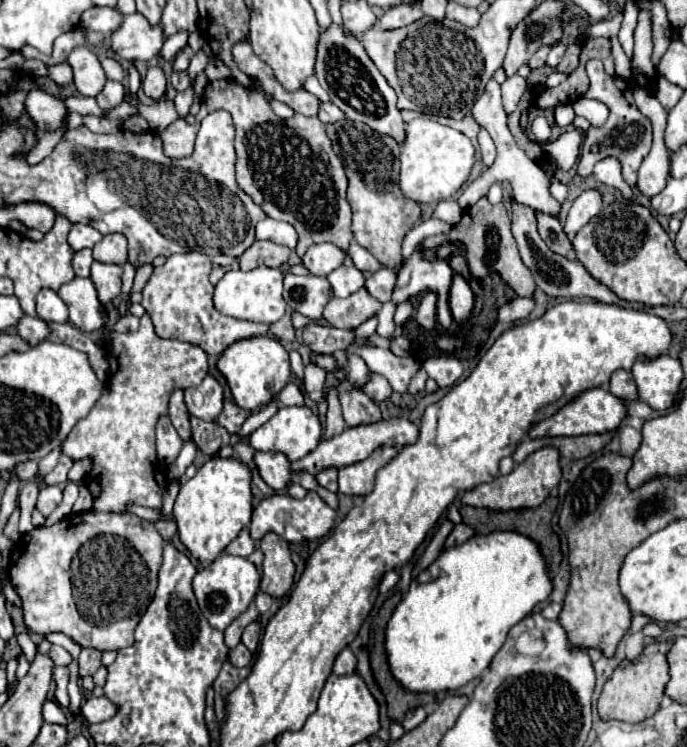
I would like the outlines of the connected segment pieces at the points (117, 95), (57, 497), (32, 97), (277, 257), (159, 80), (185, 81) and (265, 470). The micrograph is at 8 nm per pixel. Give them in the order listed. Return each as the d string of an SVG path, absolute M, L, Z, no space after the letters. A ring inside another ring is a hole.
M108 81L108 83L104 85L104 89L98 93L96 101L98 101L98 105L100 105L102 109L108 111L108 109L120 105L120 103L124 101L124 95L126 95L126 89L124 89L122 83L118 83L118 81Z
M44 487L40 489L40 495L38 495L38 503L36 503L36 509L48 517L62 501L62 489L60 487Z
M34 89L28 93L26 111L40 131L56 131L68 115L64 101L52 97L40 89Z
M254 241L240 257L240 269L242 271L250 271L250 269L256 269L260 265L264 267L282 267L288 257L290 257L292 249L288 249L286 245L278 245L278 243L272 243L272 241Z
M152 67L152 99L162 99L166 93L166 77L160 67Z
M184 71L184 73L172 73L170 83L172 83L172 87L174 87L176 91L186 91L186 89L190 87L190 77L188 77L186 71Z
M254 453L254 463L266 485L270 485L274 491L286 489L292 473L290 463L282 453Z

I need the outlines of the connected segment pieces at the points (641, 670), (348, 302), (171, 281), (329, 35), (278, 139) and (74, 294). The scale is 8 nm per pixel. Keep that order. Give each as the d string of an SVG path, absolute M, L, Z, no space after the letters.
M668 641L652 643L652 645L644 647L644 651L638 659L634 659L634 661L624 659L616 667L616 671L606 681L606 685L602 689L602 695L598 699L600 719L604 719L604 721L618 719L618 721L626 721L626 723L642 723L658 711L660 701L664 697L664 687L670 681L668 661L666 661L666 651L668 649L670 649Z
M360 289L346 299L332 297L324 307L322 317L338 329L356 329L368 317L374 317L380 307L382 305L374 297L368 297L366 289Z
M182 253L170 255L162 267L156 267L152 277L142 289L142 307L154 323L154 331L162 339L178 339L198 345L208 355L220 355L228 345L254 335L266 335L268 325L240 321L226 317L214 309L212 293L214 285L208 281L212 271L212 261L204 253Z
M332 25L320 33L318 41L318 59L316 59L316 77L320 85L328 91L334 105L338 105L350 121L360 121L372 127L376 133L388 135L398 141L398 145L406 139L406 123L400 117L396 107L396 93L384 81L382 73L376 69L372 59L366 55L362 43L352 35L346 35L342 27Z
M222 79L222 81L210 81L204 89L202 95L202 113L196 117L204 117L210 107L222 107L232 113L234 125L236 125L236 181L238 187L252 197L256 205L264 209L264 213L272 219L278 221L288 221L296 233L298 233L298 245L296 253L302 257L306 249L314 243L334 243L342 251L348 249L352 243L352 231L350 231L350 221L352 221L352 211L346 201L346 173L342 167L342 161L338 155L332 151L332 143L326 135L324 123L318 117L300 117L294 115L290 119L280 119L274 115L270 103L264 99L264 95L258 89L248 89L242 87L240 83L232 79Z
M76 277L60 287L60 299L70 311L70 323L78 329L92 333L106 325L106 313L98 301L94 283L86 277Z

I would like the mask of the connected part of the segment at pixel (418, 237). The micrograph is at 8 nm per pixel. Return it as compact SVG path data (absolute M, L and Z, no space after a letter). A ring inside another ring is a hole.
M435 218L420 223L420 225L414 225L402 239L402 255L404 255L404 259L408 259L412 255L412 249L416 247L418 241L422 241L431 235L446 234L451 228L452 226L448 223Z

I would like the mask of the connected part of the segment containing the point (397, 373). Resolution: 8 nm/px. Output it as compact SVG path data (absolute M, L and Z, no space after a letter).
M356 339L356 343L348 351L360 355L370 371L384 375L396 393L408 391L410 379L416 375L420 367L412 357L396 357L388 349L368 347L364 339Z

